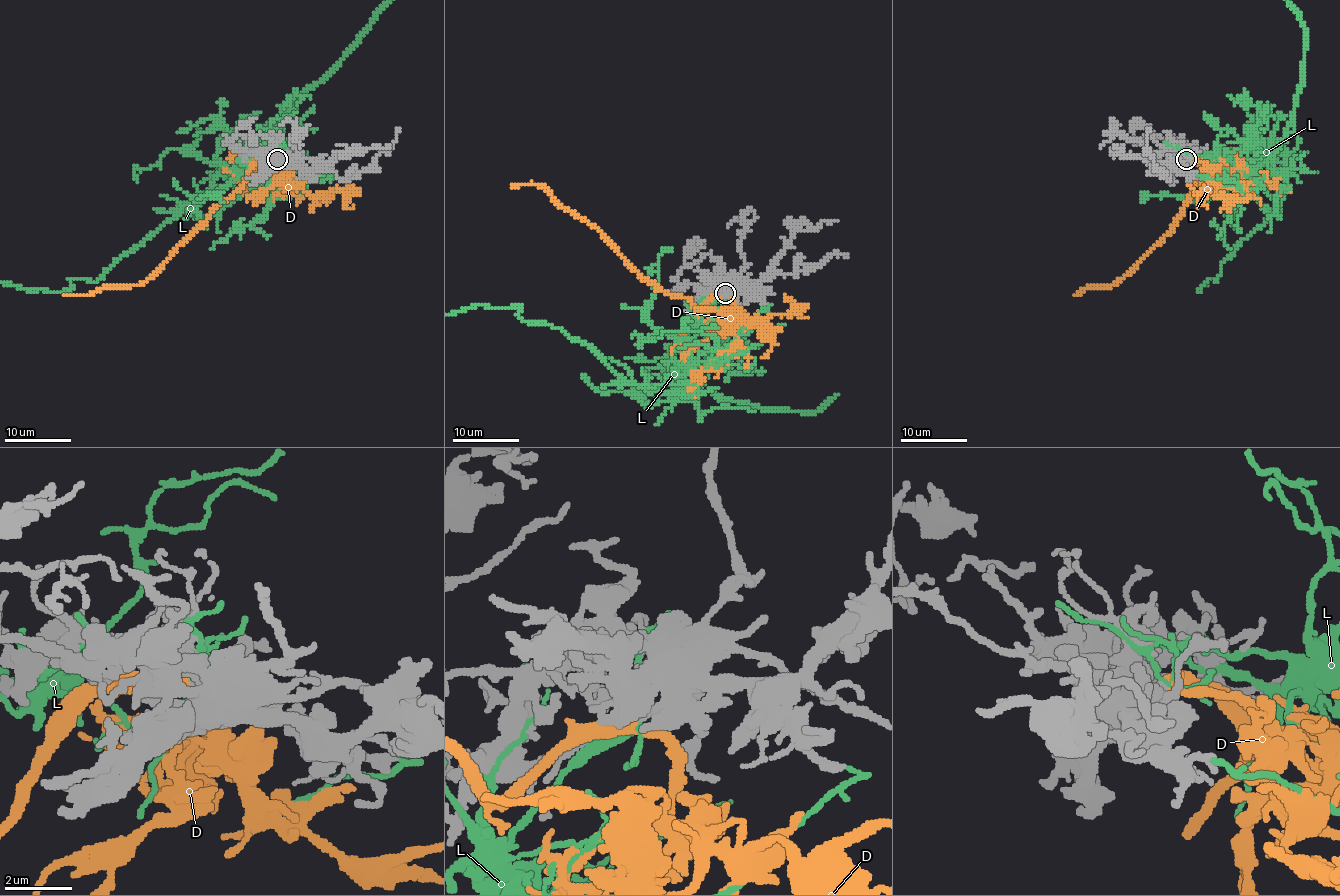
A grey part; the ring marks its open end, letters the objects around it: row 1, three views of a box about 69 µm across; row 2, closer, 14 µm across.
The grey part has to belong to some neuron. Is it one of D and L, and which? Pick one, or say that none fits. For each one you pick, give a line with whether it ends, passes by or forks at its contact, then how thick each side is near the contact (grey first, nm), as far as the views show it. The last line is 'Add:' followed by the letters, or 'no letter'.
D: It passes by. Thickness 320 nm (grey) against 360 nm
Add: D

